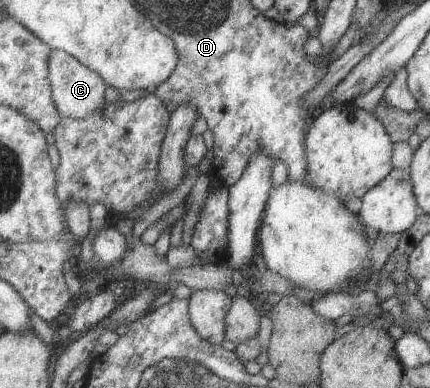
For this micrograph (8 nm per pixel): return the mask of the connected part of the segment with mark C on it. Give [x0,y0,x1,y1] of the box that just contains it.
[47,48,107,120]

